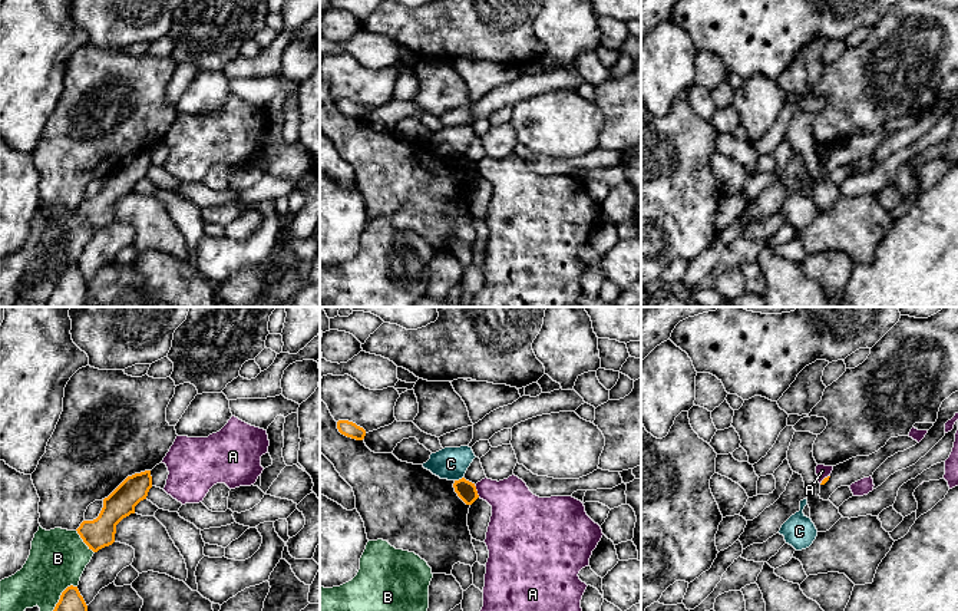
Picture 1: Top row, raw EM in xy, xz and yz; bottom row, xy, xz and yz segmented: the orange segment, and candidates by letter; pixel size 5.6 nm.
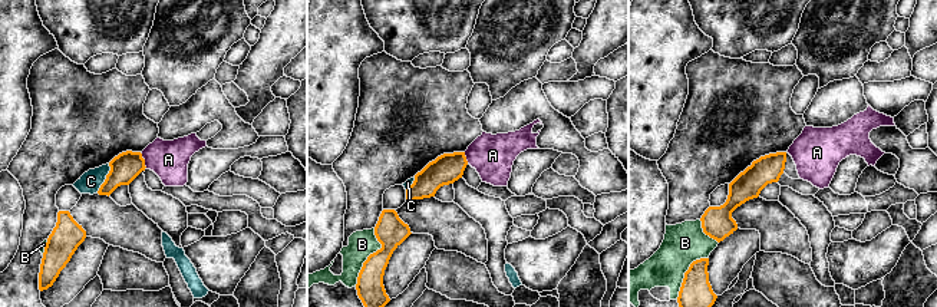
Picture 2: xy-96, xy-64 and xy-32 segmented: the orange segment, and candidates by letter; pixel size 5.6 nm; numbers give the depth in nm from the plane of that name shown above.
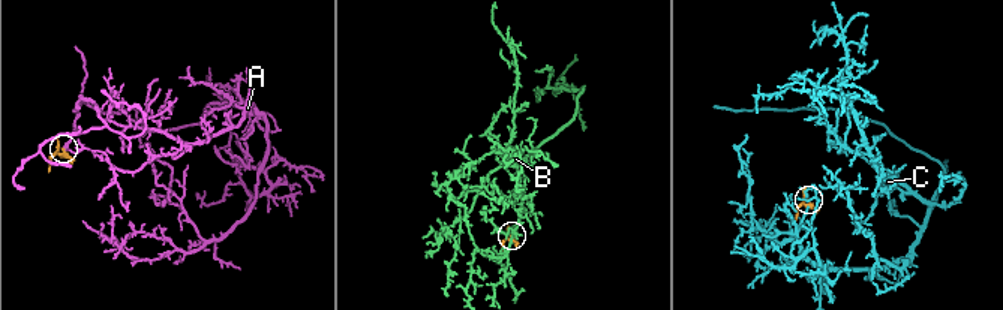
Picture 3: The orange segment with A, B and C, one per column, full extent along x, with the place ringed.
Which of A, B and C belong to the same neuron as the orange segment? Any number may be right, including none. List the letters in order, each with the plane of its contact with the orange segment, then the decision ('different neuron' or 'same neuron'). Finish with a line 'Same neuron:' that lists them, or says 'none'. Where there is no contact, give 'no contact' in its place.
A: meets orange in xz; different neuron
B: meets orange in xy; different neuron
C: meets orange in xz; different neuron
Same neuron: none

